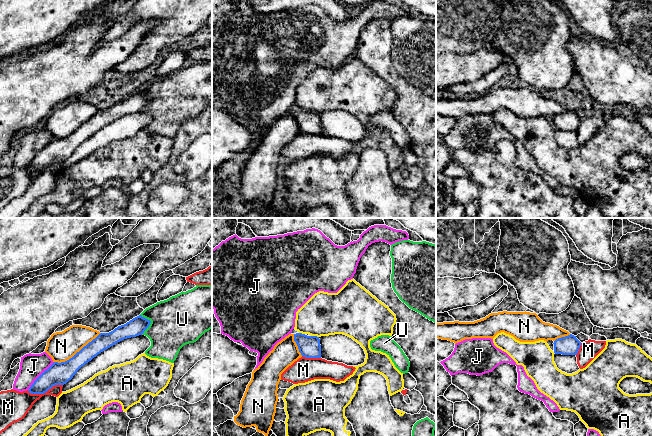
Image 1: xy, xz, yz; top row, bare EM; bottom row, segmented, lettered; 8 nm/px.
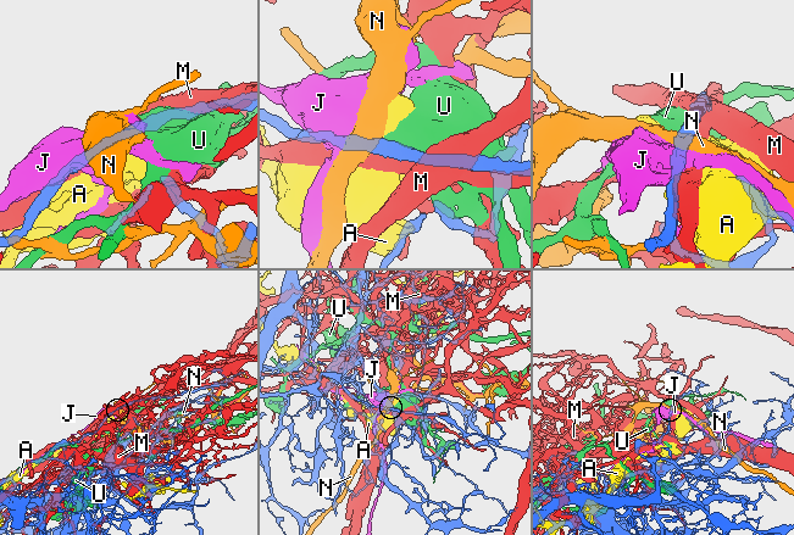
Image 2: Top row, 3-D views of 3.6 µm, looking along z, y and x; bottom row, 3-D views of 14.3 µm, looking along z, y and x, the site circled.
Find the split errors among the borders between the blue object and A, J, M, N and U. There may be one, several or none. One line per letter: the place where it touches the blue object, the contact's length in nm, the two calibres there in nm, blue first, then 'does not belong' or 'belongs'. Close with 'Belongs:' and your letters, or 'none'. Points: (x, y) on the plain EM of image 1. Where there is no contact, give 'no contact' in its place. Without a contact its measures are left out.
A: xz (315, 112) | 70 nm | 180/340 nm | does not belong
J: xy (39, 152) | 320 nm | 180/190 nm | does not belong
M: xy (44, 168) | 300 nm | 180/220 nm | does not belong
N: xy (77, 128) | 440 nm | 180/240 nm | belongs
U: xy (150, 98) | 170 nm | 140/400 nm | does not belong
Belongs: N

